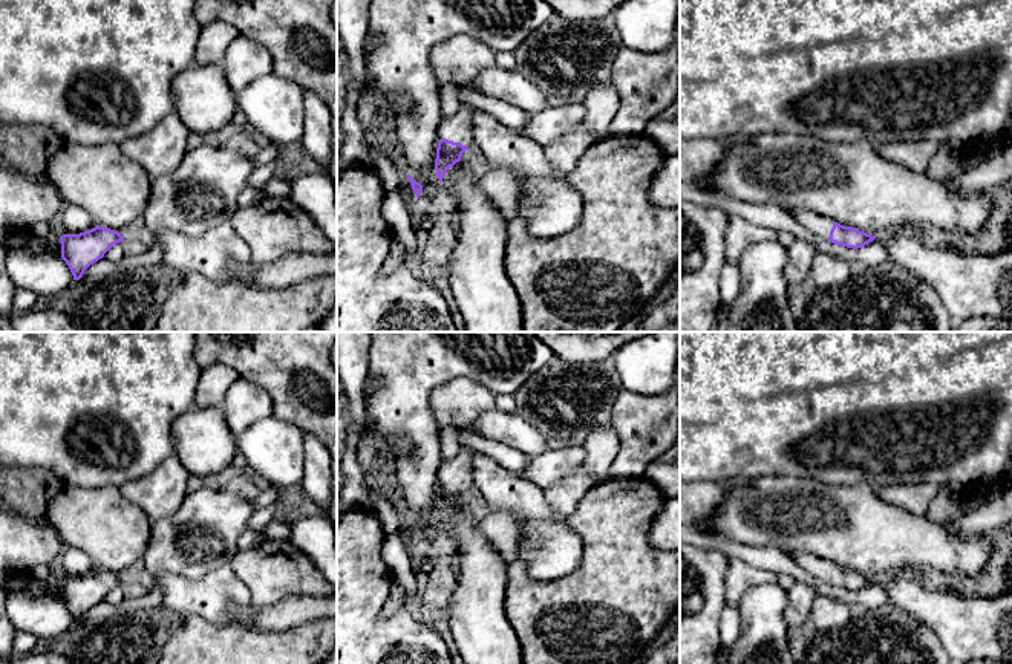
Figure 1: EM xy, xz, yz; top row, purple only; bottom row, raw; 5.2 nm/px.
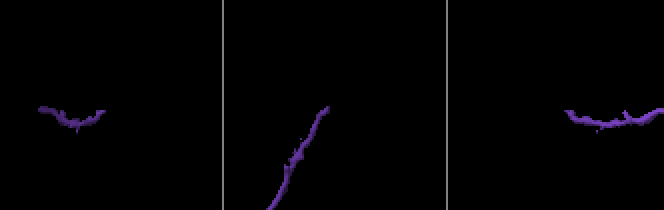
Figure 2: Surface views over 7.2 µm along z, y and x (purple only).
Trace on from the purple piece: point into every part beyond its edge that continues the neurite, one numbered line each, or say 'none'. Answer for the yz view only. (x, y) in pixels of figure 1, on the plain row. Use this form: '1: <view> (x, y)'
1: yz (819, 568)

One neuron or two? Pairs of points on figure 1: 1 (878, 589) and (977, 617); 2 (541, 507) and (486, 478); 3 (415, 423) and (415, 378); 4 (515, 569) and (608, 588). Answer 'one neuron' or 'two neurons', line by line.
1: two neurons
2: one neuron
3: one neuron
4: one neuron

